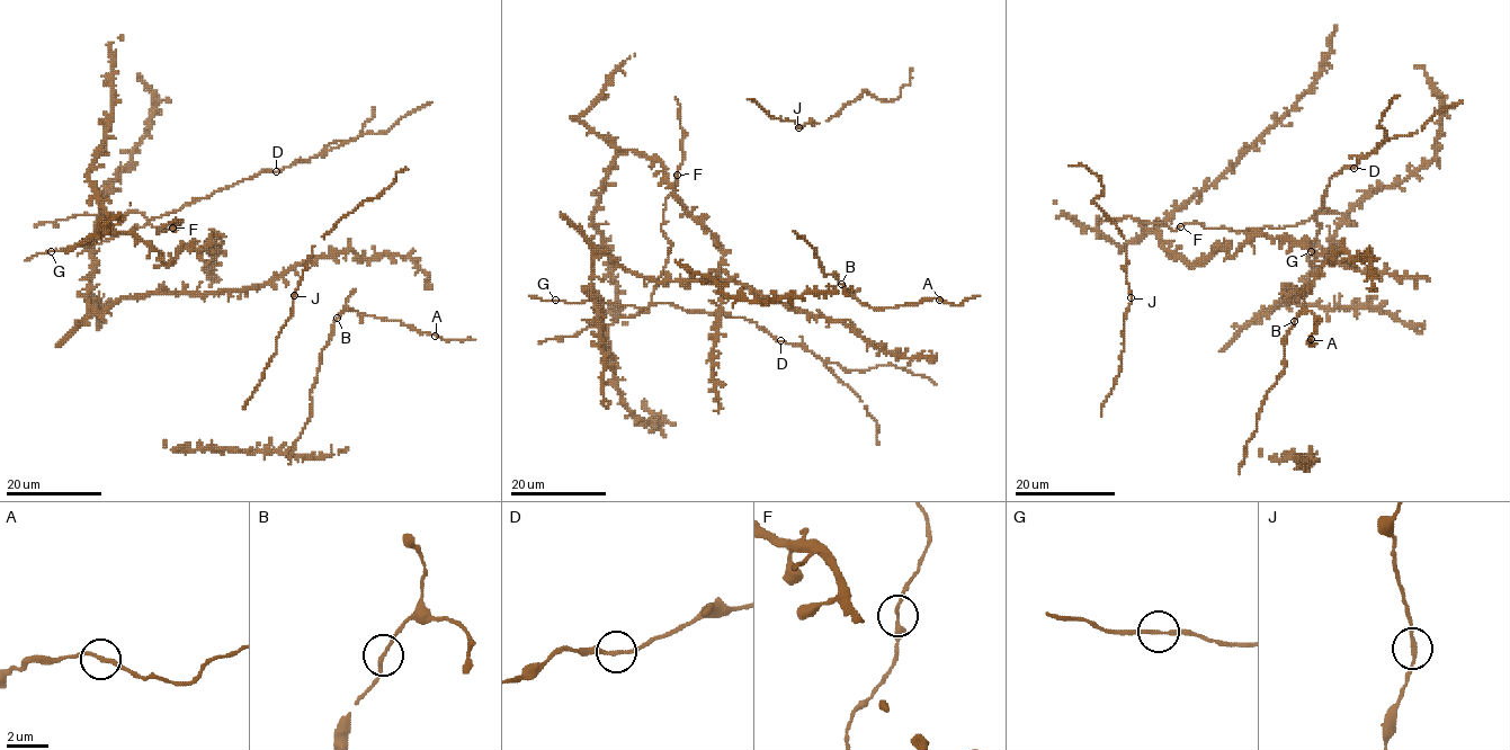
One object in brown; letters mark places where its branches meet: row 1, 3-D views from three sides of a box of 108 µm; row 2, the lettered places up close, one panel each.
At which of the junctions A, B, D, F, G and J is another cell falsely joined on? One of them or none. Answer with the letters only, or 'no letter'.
no letter

